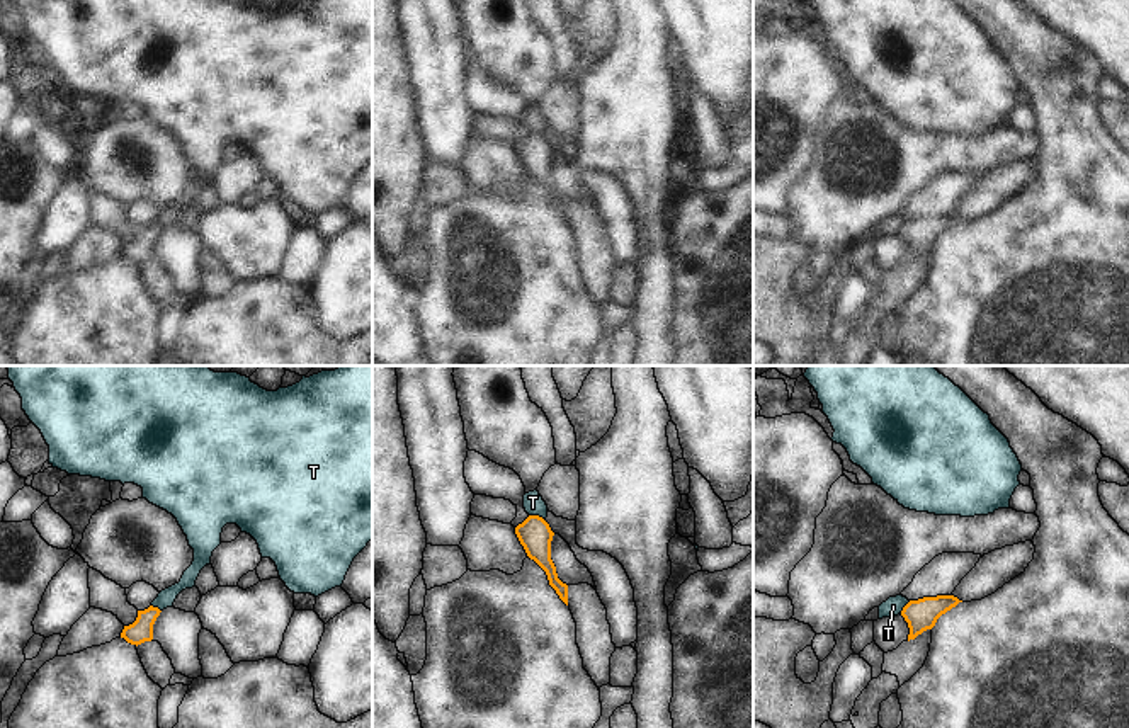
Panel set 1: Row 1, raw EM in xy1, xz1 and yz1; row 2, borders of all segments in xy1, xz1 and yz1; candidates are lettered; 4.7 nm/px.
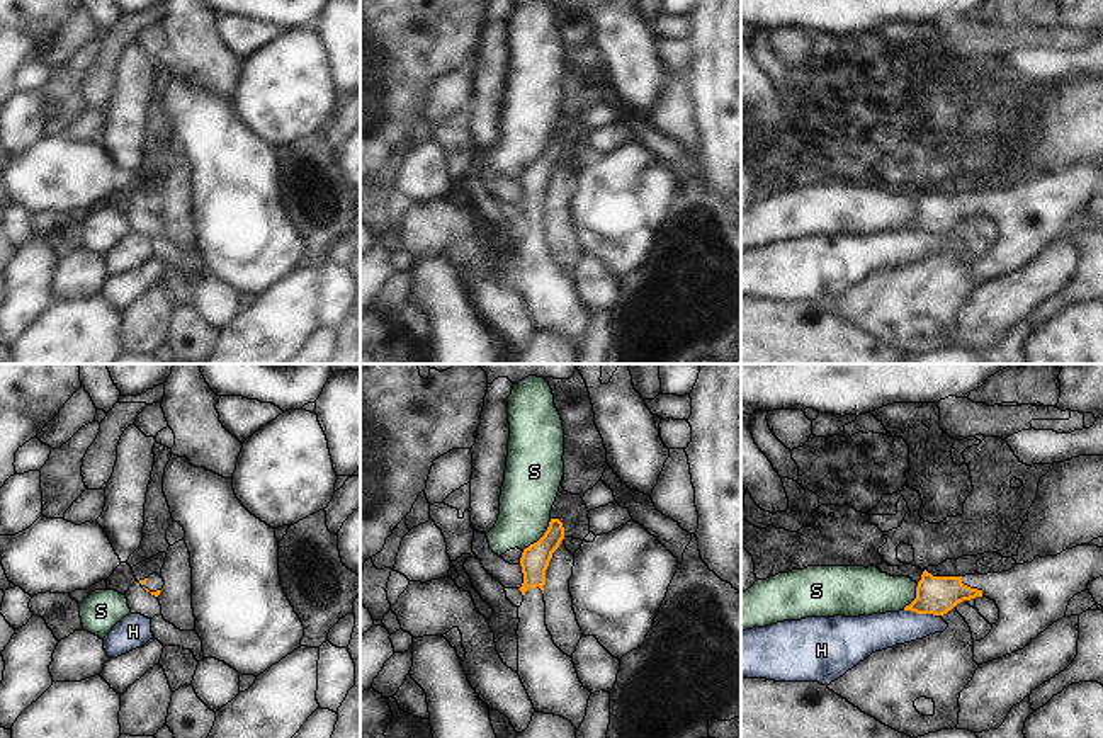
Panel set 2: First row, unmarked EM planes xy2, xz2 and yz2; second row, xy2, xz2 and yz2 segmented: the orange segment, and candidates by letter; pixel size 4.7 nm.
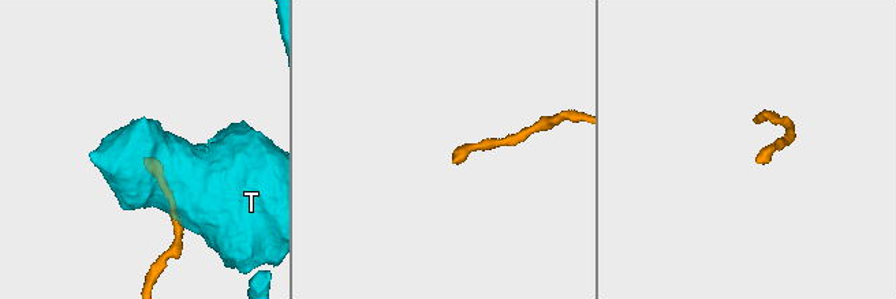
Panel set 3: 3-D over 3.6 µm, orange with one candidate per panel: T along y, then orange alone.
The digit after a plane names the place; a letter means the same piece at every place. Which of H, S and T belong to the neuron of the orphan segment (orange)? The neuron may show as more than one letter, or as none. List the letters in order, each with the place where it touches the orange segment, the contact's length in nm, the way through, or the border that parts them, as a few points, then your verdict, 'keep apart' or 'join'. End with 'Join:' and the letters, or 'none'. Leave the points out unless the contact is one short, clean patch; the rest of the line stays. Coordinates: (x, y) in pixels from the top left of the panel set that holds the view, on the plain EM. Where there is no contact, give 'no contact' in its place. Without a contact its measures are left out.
H: meets orange in yz2 at (920, 232); contact 160 nm long; keep apart
S: meets orange in xz2 at (541, 157); contact 200 nm long; border along xz2 (551, 138), (546, 150), (522, 169); keep apart
T: meets orange in xz1 at (538, 135); contact 90 nm long; border along xz1 (529, 133), (538, 133), (544, 140); keep apart
Join: none

